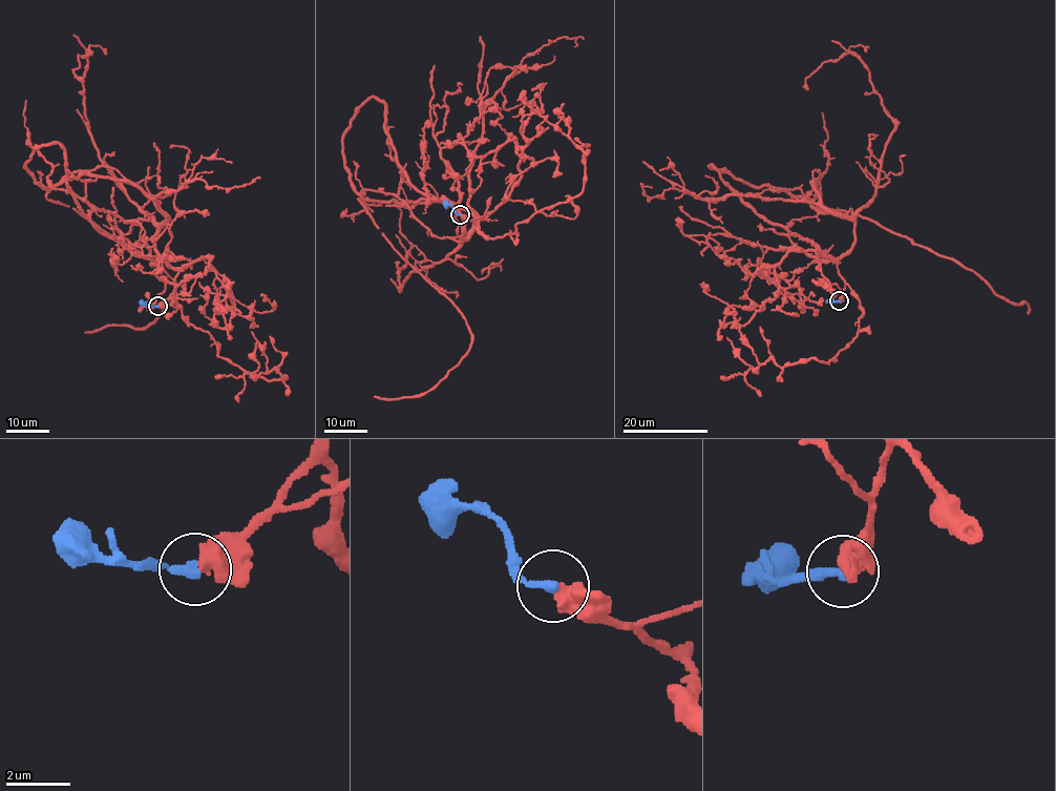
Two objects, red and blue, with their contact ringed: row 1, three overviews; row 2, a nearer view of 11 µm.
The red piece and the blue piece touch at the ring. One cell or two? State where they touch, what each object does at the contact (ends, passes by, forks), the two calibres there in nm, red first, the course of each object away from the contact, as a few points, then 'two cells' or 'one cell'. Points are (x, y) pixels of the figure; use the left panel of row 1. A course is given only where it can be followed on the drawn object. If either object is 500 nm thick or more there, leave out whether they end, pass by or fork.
place (157, 306); calibres 650 and 280 nm; course red (159, 307), (166, 215), (127, 182), (65, 177), (48, 200), (175, 284), (142, 328), (85, 332); course blue (159, 307), (139, 302); one cell

